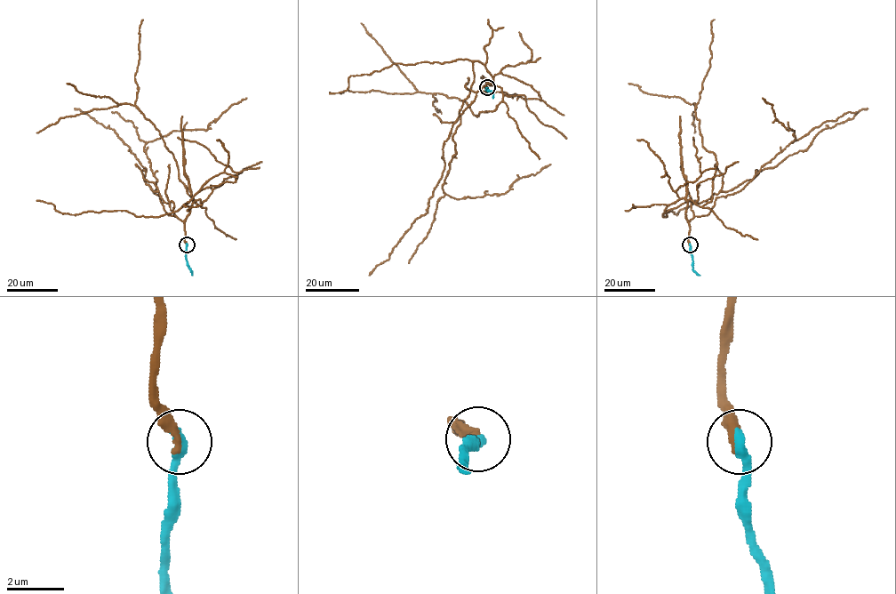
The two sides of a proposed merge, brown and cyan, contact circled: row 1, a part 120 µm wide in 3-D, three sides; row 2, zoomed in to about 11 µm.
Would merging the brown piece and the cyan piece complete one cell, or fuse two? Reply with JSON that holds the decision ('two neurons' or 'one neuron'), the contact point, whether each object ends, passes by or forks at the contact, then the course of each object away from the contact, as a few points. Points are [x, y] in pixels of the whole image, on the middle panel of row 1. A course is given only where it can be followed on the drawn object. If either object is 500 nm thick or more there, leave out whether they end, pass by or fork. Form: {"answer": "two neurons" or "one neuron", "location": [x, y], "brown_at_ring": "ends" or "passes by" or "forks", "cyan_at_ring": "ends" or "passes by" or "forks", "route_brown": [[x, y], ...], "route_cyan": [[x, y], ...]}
{"answer": "one neuron", "location": [487, 87], "brown_at_ring": "ends", "cyan_at_ring": "ends", "route_brown": [[487, 87], [490, 84], [500, 88], [502, 100], [477, 116], [464, 100], [437, 92], [329, 92]], "route_cyan": [[487, 87], [492, 98]]}

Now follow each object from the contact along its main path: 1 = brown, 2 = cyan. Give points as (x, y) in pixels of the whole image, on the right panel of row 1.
1: (690, 244), (687, 202), (702, 206), (711, 200), (716, 164), (715, 155), (702, 145), (695, 104), (694, 132)
2: (690, 244), (692, 269), (700, 275)

